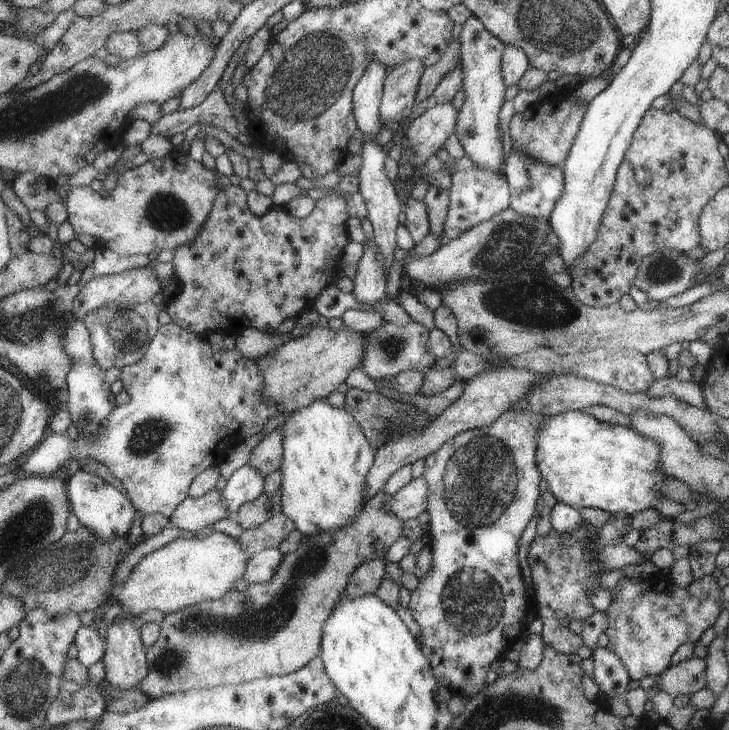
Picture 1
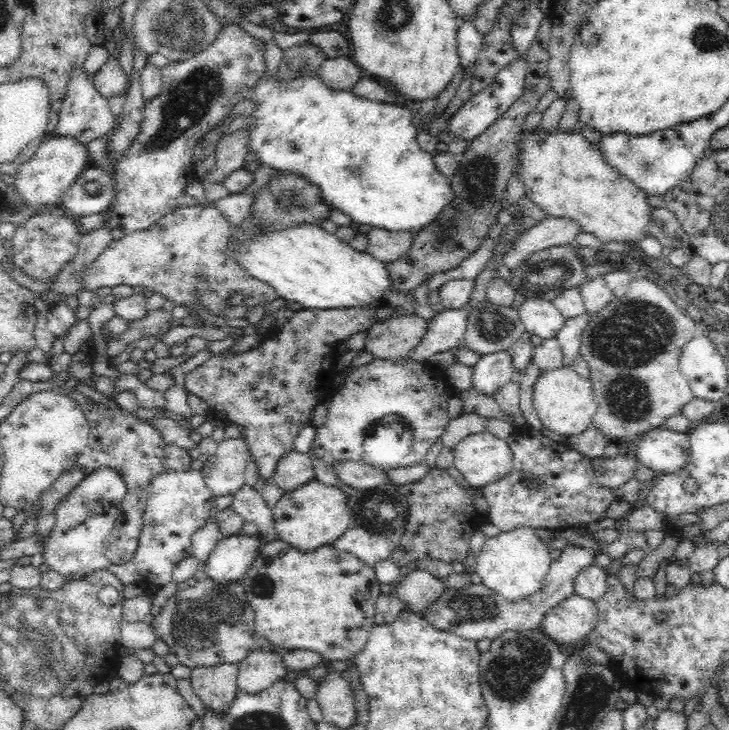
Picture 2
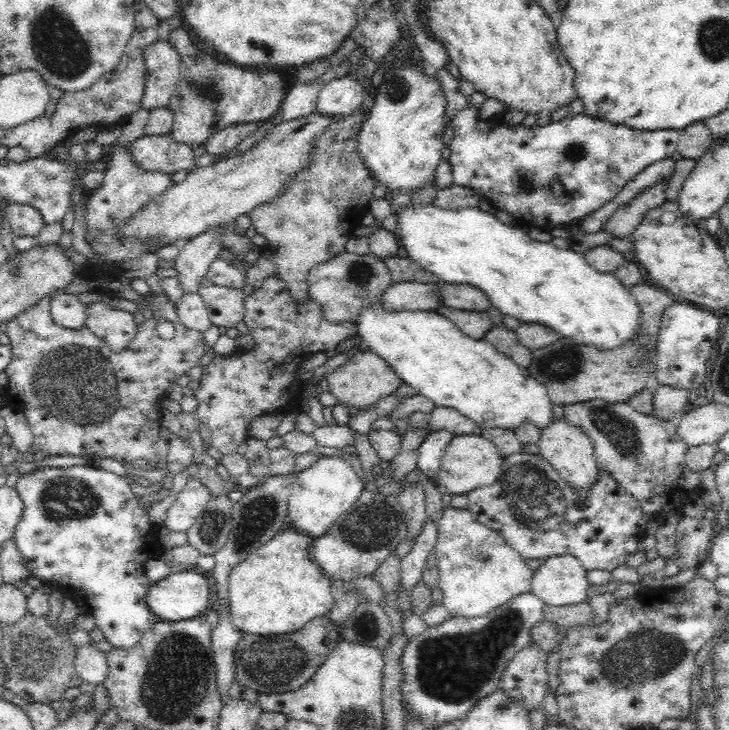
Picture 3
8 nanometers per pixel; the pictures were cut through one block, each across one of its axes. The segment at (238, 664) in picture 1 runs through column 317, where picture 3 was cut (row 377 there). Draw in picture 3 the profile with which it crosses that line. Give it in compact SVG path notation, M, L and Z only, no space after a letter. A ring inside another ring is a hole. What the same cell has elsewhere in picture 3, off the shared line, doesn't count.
M644 282L632 287L630 292L641 309L639 327L642 329L630 342L614 350L600 350L596 346L576 345L575 342L559 339L548 347L532 351L532 362L526 367L528 374L547 388L555 406L564 407L595 399L608 403L626 402L642 391L646 380L655 375L658 330L664 312L674 303L672 300L677 299Z

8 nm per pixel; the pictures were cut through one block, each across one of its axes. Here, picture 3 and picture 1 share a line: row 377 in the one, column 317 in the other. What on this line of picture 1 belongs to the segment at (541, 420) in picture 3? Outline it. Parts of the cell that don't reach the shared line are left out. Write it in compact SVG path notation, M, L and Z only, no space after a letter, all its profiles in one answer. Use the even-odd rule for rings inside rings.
M322 398L291 412L282 428L283 458L278 468L281 472L281 513L293 522L294 528L299 530L302 536L347 528L347 524L353 524L366 504L366 476L373 466L375 456L375 450L371 448L367 437L363 436L361 425L346 409L331 408L326 398Z

